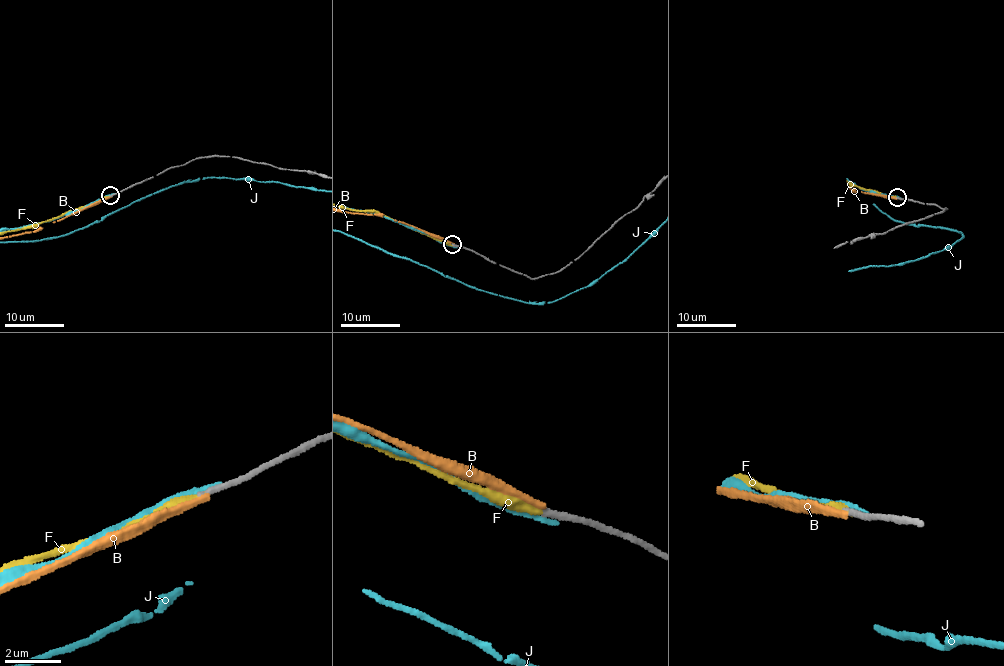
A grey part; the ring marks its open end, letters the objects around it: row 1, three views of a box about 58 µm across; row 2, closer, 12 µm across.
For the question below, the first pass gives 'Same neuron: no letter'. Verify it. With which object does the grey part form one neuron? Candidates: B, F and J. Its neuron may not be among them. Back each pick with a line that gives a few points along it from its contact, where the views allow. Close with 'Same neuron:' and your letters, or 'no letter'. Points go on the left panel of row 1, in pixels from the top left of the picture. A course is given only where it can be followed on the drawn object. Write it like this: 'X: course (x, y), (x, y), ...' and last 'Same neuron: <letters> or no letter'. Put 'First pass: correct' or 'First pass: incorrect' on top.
First pass: incorrect
Same neuron: F

